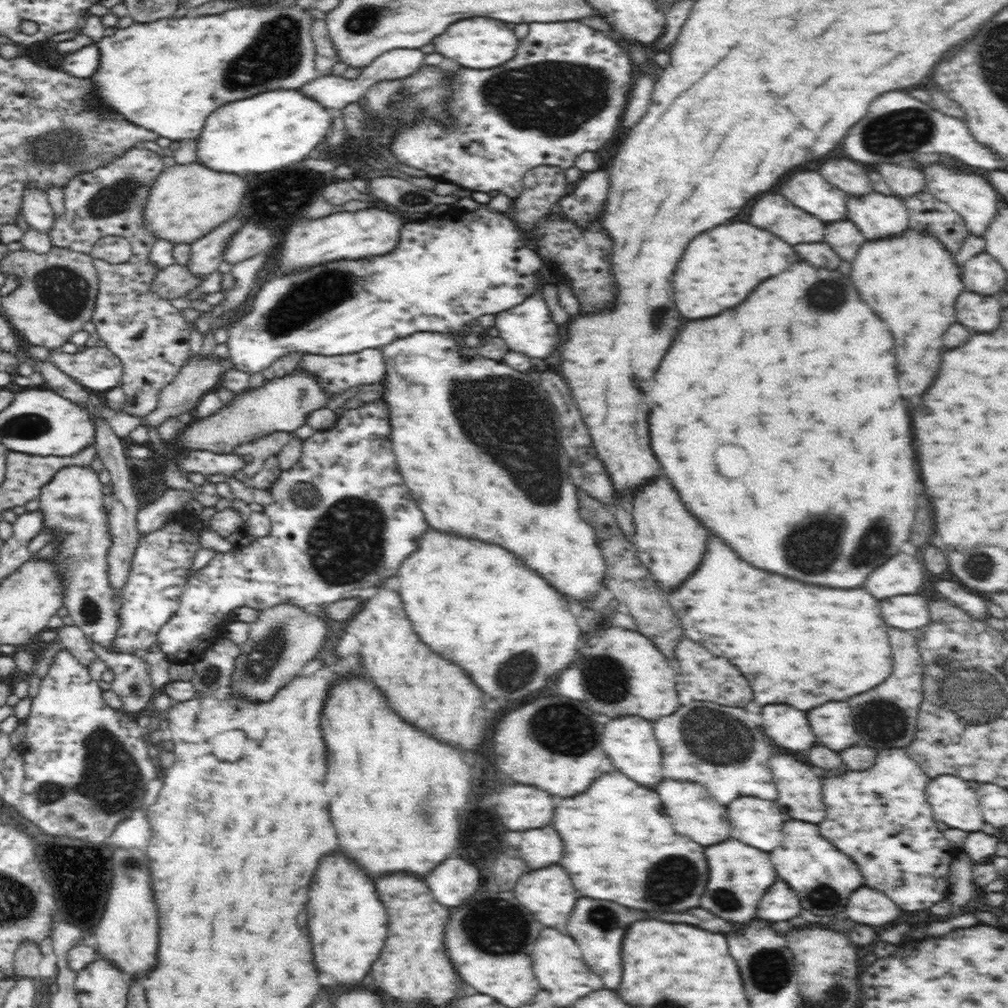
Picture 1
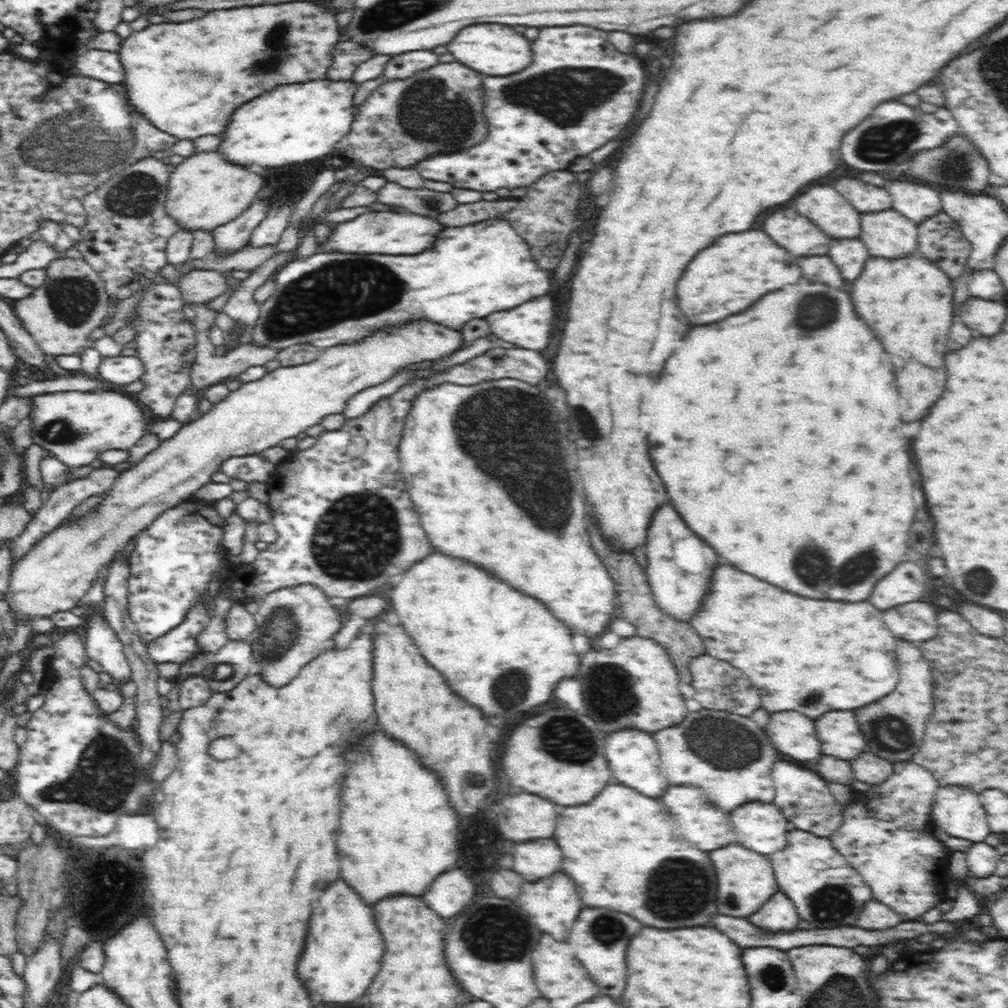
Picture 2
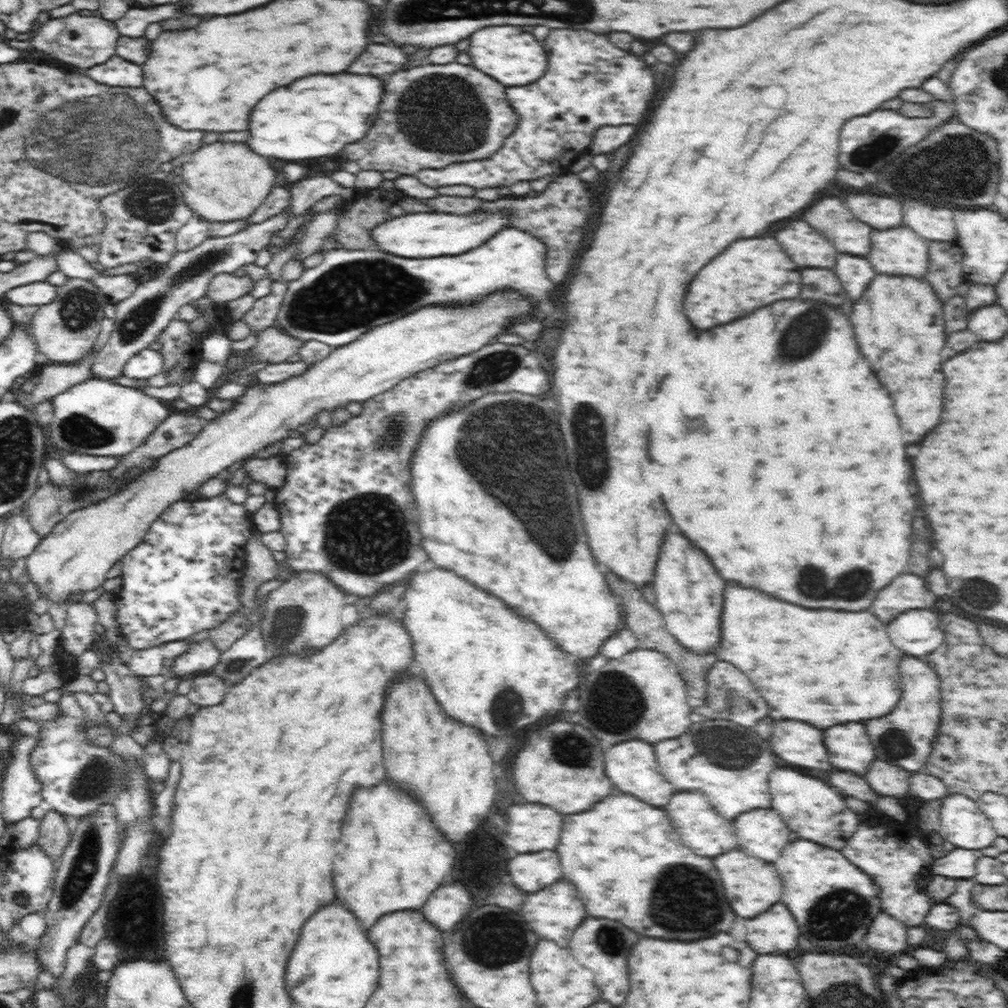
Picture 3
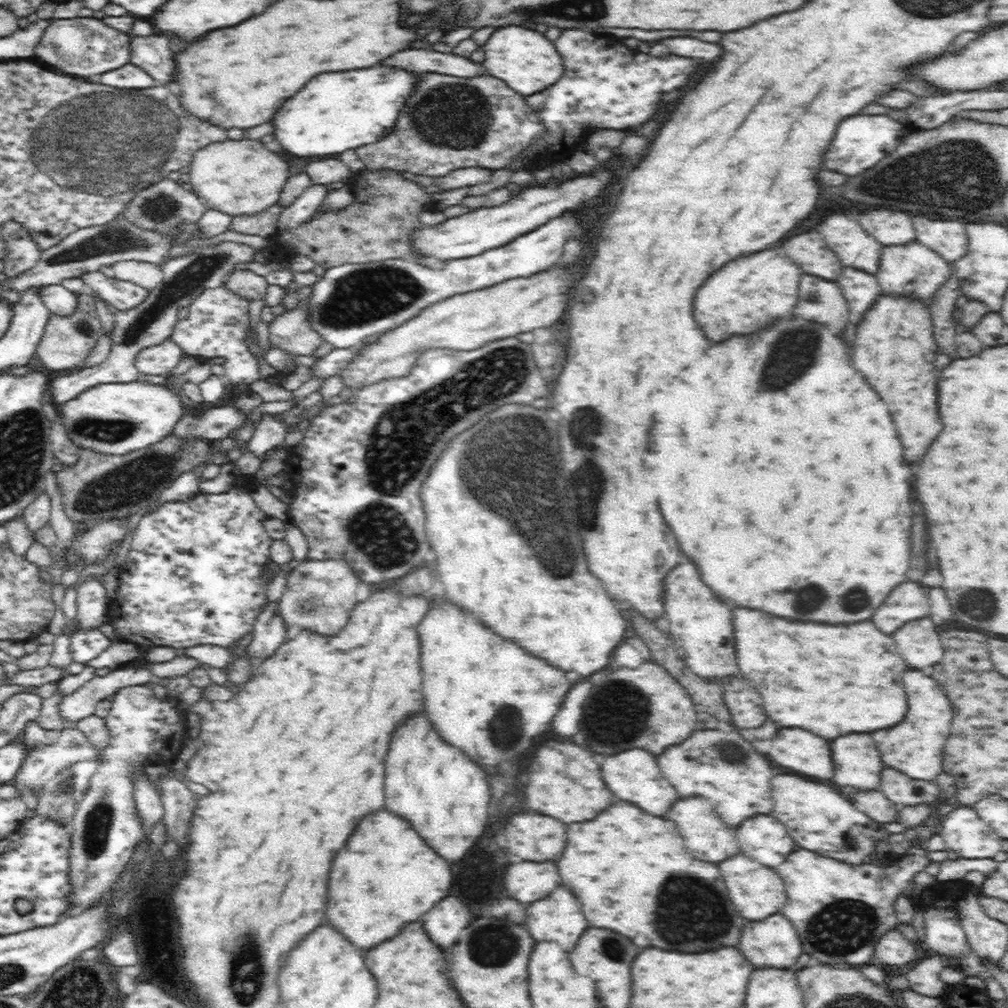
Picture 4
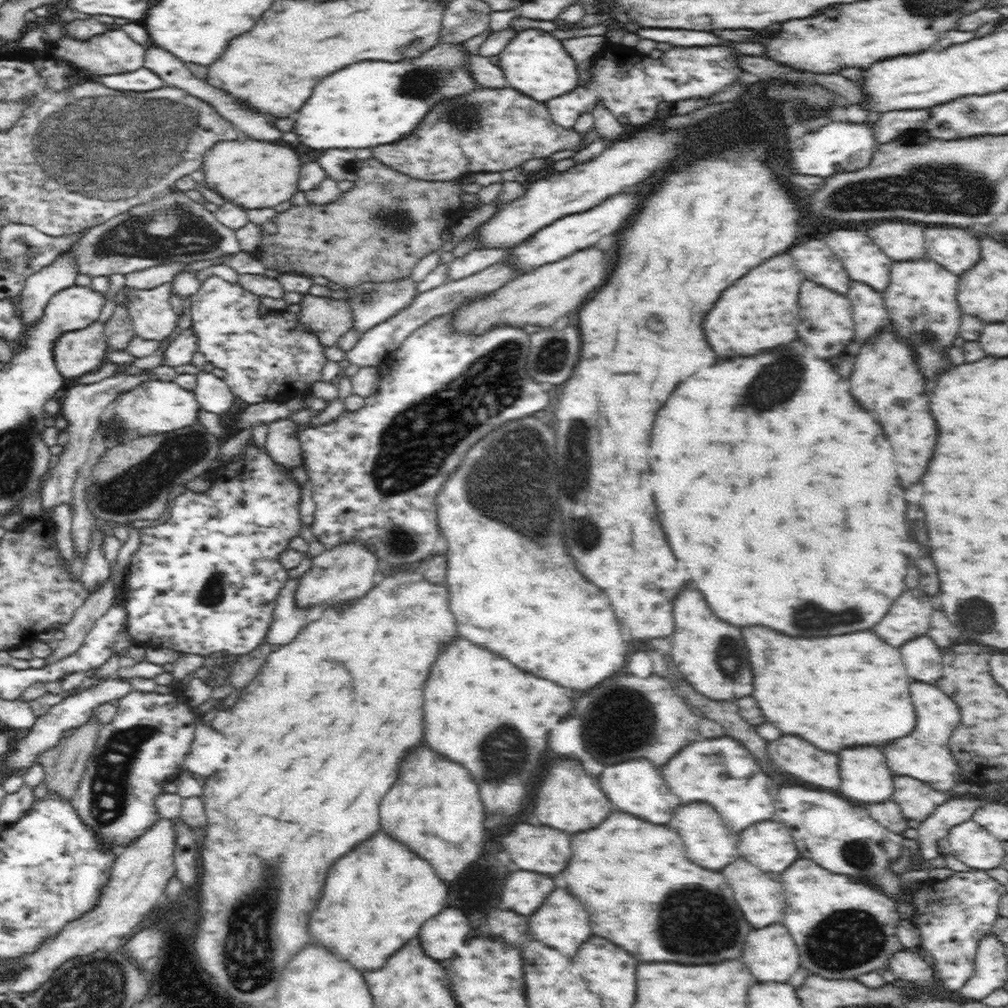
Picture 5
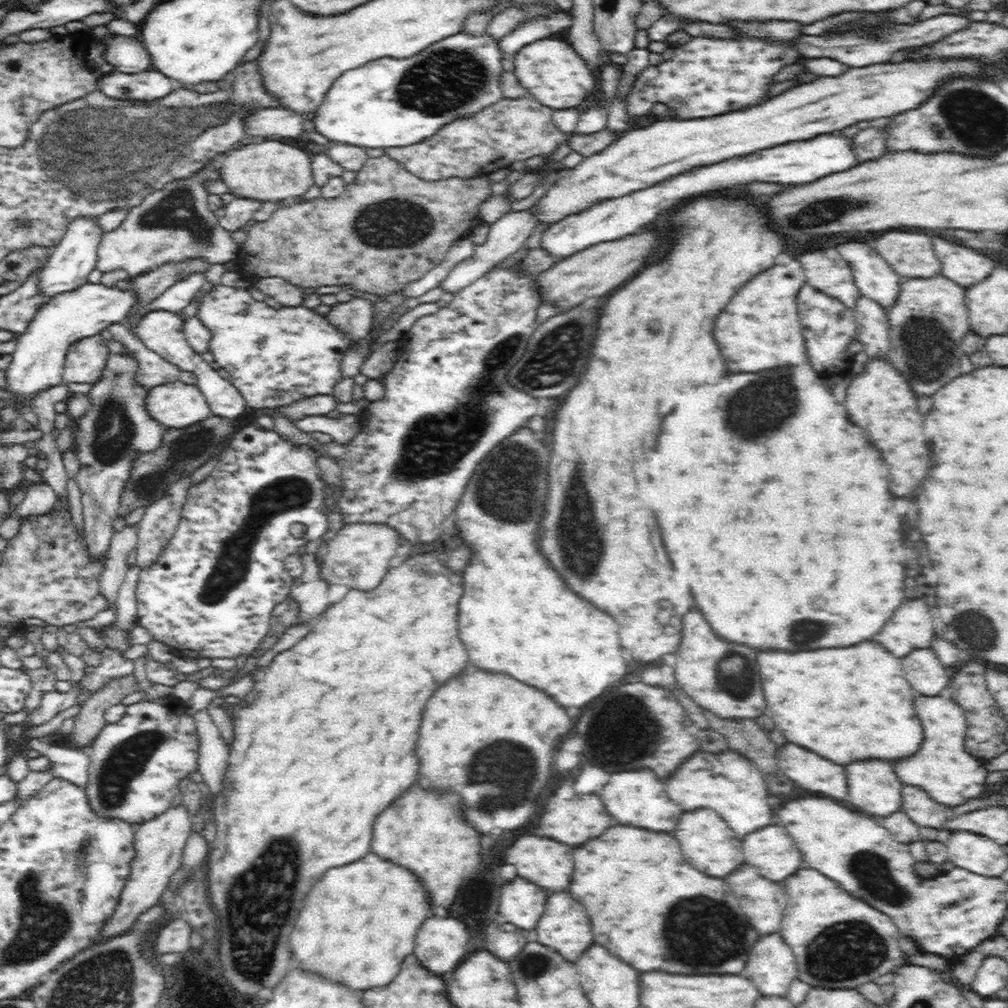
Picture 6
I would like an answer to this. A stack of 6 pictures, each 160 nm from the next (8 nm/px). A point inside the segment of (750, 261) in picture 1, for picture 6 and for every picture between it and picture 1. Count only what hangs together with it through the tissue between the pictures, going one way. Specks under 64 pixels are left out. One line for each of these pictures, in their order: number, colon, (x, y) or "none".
2: (726, 278)
3: (757, 272)
4: (743, 298)
5: (761, 311)
6: (761, 329)

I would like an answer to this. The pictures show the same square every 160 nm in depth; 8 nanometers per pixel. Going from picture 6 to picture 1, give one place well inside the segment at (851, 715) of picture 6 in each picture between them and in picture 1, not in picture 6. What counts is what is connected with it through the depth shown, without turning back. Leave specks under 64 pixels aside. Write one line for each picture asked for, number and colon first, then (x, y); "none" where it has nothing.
1: (803, 646)
2: (804, 655)
3: (818, 666)
4: (851, 681)
5: (853, 690)

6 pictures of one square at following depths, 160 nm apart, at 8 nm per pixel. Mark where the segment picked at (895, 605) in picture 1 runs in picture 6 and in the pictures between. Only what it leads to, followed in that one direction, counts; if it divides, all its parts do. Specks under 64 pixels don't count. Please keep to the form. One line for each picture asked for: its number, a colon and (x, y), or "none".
2: (915, 621)
3: (917, 632)
4: (918, 642)
5: (922, 657)
6: (923, 670)

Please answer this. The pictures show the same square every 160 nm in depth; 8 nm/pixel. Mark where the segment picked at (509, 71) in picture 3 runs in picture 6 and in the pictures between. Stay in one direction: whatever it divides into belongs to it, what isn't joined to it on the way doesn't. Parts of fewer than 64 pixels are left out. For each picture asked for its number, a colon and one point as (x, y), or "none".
4: (527, 62)
5: (534, 62)
6: (553, 73)

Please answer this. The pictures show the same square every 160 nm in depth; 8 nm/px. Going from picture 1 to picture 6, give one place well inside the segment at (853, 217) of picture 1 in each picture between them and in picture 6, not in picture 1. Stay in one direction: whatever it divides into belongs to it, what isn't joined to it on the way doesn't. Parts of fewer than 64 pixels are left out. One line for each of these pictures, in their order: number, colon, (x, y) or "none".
2: (888, 234)
3: (900, 251)
4: (915, 270)
5: (921, 298)
6: (927, 318)

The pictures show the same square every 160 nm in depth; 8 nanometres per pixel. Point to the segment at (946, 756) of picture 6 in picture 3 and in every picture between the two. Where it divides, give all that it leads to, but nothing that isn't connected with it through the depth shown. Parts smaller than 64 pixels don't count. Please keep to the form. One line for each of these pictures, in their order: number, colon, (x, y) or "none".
3: (906, 738)
4: (914, 747)
5: (924, 754)

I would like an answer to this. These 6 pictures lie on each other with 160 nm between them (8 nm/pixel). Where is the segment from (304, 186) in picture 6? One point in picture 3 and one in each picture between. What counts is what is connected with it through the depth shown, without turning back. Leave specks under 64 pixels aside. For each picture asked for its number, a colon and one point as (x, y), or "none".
3: (223, 182)
4: (236, 177)
5: (252, 174)

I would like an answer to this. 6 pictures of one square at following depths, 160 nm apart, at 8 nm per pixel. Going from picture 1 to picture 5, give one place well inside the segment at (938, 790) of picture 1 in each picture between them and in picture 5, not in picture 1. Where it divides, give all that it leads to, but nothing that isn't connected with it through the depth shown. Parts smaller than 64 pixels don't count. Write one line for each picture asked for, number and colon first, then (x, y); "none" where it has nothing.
2: (957, 810)
3: (963, 823)
4: (962, 830)
5: (969, 842)

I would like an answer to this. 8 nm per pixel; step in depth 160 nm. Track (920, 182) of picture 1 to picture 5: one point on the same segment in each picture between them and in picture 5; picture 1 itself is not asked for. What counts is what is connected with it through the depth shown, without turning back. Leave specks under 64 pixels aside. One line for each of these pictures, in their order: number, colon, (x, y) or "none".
2: (916, 201)
3: (933, 222)
4: (948, 238)
5: (955, 249)

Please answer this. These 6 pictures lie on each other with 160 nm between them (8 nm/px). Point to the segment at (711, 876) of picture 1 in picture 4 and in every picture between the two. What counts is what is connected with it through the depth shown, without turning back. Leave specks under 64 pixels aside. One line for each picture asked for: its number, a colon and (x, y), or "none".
2: (745, 880)
3: (751, 886)
4: (757, 892)

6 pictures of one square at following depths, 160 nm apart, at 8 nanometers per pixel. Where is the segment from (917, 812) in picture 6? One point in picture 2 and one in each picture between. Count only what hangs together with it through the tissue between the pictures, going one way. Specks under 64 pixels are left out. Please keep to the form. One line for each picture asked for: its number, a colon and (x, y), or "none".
2: (869, 768)
3: (888, 779)
4: (899, 788)
5: (917, 799)

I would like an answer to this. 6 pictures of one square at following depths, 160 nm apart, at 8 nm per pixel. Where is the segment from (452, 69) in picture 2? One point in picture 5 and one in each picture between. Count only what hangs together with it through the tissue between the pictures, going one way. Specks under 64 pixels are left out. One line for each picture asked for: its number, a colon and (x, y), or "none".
3: (432, 115)
4: (450, 122)
5: (489, 130)

